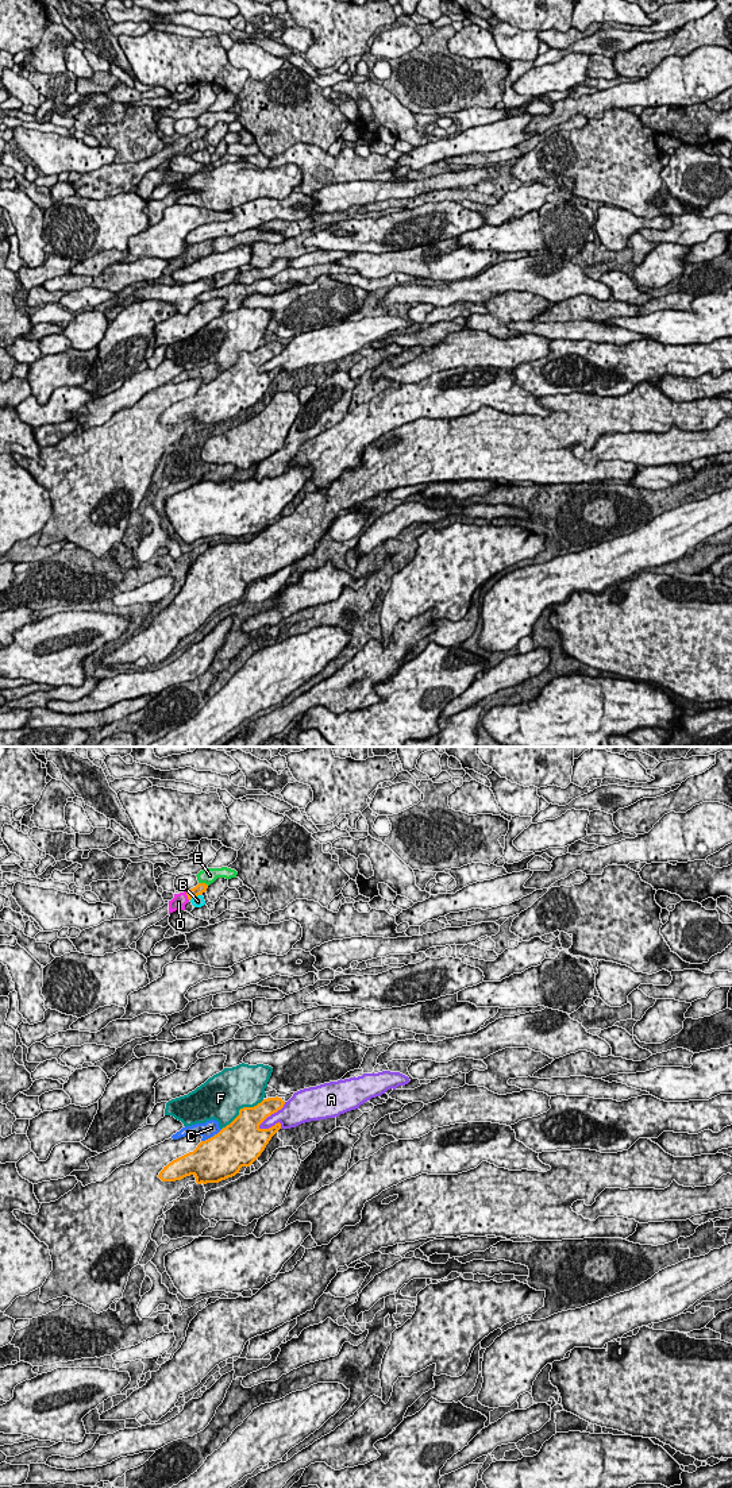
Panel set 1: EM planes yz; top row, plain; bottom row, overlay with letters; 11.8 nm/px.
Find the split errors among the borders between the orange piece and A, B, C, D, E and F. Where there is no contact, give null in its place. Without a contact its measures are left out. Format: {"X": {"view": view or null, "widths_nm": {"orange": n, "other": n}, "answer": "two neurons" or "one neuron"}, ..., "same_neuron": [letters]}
{"A": {"view": "yz", "widths_nm": {"orange": 260, "other": 300}, "answer": "two neurons"}, "B": {"view": "yz", "widths_nm": {"orange": 130, "other": 130}, "answer": "two neurons"}, "C": {"view": "yz", "widths_nm": {"orange": 500, "other": 190}, "answer": "two neurons"}, "D": {"view": "yz", "widths_nm": {"orange": 130, "other": 170}, "answer": "one neuron"}, "E": {"view": "yz", "widths_nm": {"orange": 130, "other": 180}, "answer": "two neurons"}, "F": {"view": "yz", "widths_nm": {"orange": 360, "other": 500}, "answer": "two neurons"}, "same_neuron": ["D"]}

